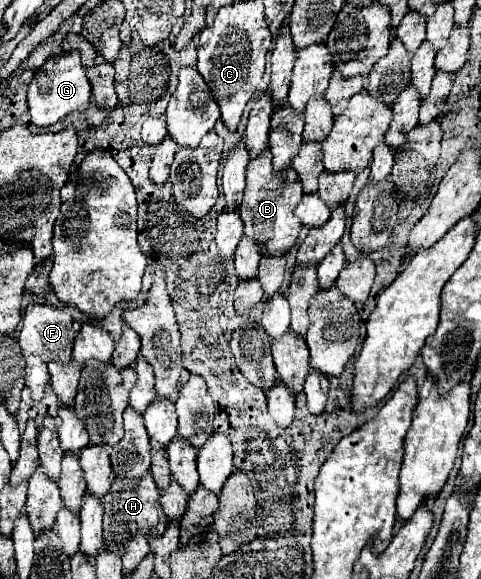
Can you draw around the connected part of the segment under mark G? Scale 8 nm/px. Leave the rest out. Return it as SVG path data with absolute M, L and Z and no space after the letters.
M63 53L59 61L49 59L43 67L39 67L33 75L33 81L27 91L27 103L31 121L37 127L51 127L63 117L67 117L71 111L81 111L91 101L91 83L85 77L85 67L81 65L79 53Z

